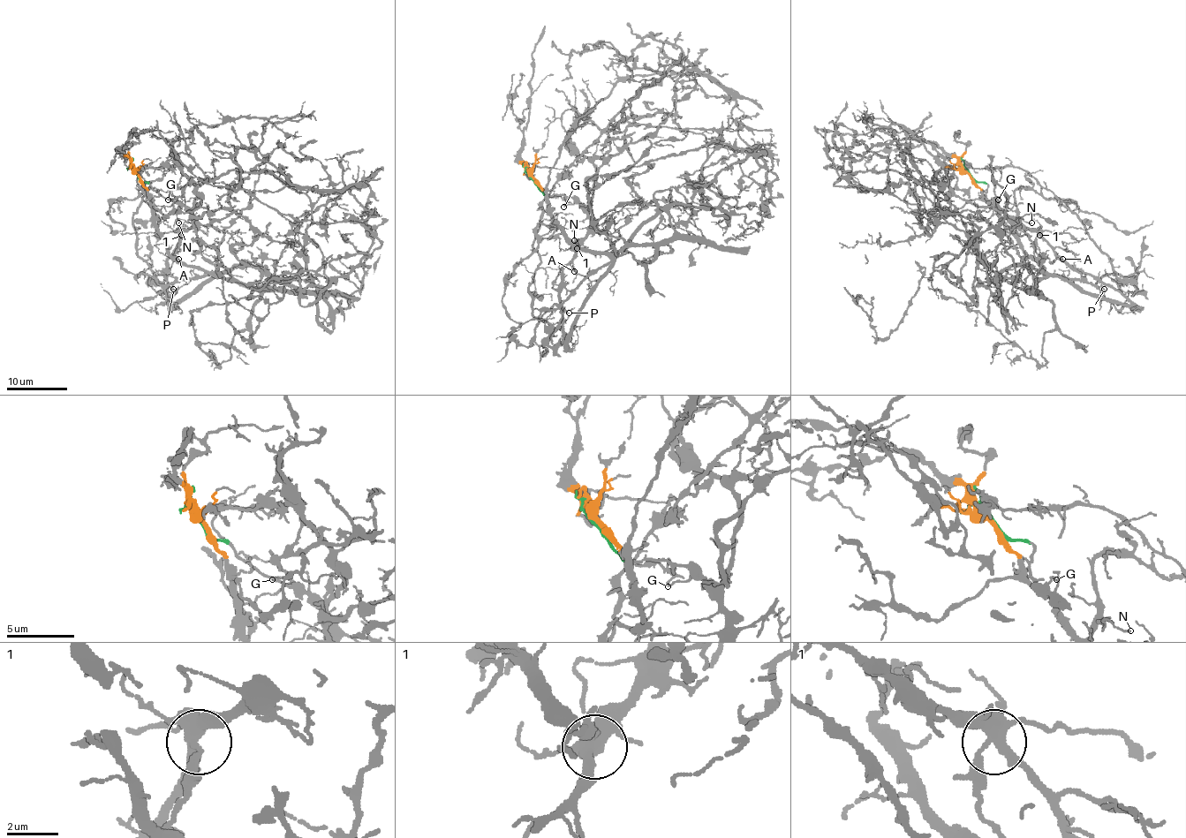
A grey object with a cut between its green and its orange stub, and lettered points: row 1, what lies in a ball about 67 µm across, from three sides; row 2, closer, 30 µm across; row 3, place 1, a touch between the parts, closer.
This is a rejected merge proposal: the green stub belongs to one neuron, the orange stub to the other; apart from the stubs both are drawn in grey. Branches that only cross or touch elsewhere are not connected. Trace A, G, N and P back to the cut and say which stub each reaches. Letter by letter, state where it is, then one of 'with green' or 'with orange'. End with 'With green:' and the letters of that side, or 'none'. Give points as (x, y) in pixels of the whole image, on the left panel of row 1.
A: (178, 259) | with green
G: (168, 200) | with green
N: (178, 222) | with green
P: (173, 289) | with green
With green: A, G, N, P

